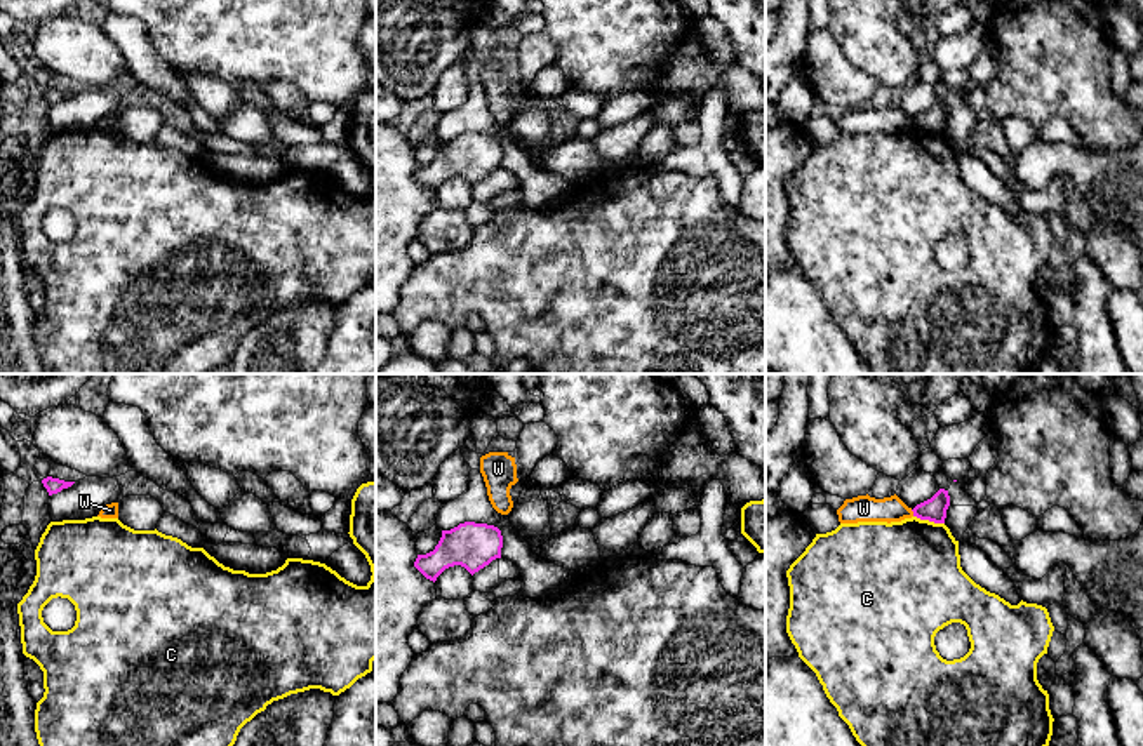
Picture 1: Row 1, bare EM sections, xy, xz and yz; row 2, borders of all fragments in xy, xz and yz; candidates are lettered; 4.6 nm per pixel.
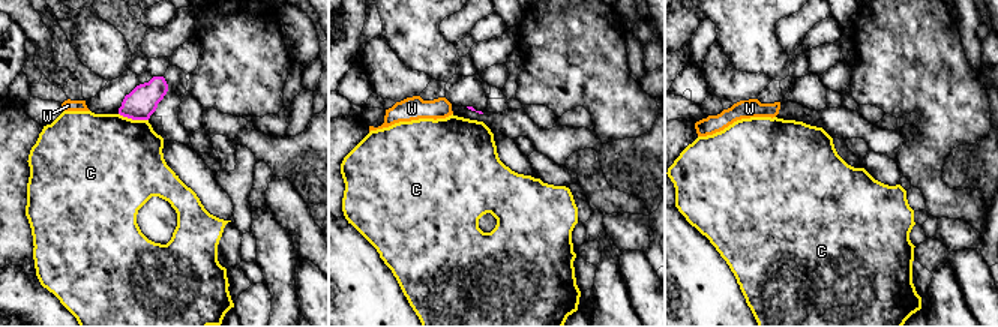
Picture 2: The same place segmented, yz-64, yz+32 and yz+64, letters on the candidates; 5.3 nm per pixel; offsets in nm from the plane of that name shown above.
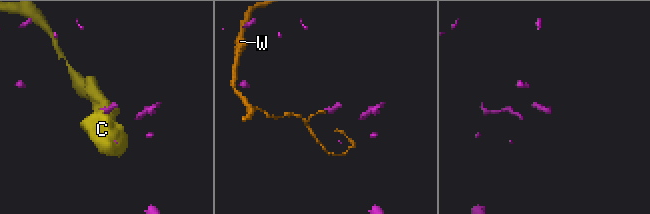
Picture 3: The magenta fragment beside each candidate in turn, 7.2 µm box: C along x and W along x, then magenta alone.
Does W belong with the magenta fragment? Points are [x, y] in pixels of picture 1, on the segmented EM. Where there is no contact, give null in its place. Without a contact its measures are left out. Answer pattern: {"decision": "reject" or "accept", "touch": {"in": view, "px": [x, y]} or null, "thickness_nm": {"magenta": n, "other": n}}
{"decision": "reject", "touch": {"in": "yz", "px": [914, 513]}, "thickness_nm": {"magenta": 110, "other": 130}}

